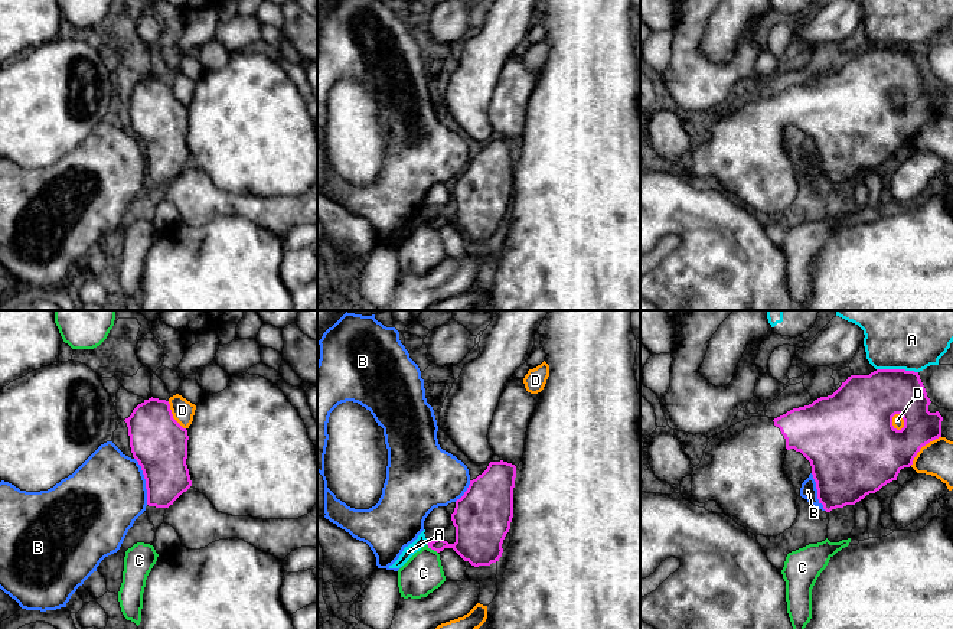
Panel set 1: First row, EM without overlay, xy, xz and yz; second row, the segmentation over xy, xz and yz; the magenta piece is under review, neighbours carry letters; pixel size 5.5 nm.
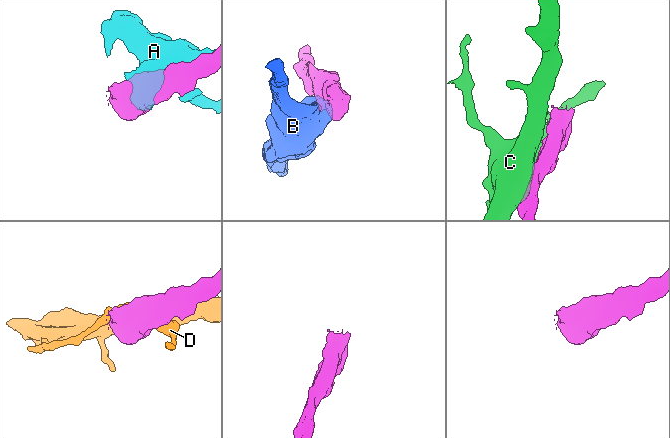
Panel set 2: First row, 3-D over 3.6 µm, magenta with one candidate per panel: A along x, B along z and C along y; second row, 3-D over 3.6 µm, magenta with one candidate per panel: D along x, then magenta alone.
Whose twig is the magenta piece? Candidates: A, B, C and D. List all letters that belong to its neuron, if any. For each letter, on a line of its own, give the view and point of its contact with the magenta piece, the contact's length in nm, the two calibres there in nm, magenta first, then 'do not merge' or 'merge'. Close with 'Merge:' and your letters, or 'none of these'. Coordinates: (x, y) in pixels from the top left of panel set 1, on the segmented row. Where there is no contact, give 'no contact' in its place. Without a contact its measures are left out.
A: yz (897, 370) | 240 nm | 320/480 nm | do not merge
B: xy (146, 481) | 280 nm | 320/440 nm | do not merge
C: xz (433, 548) | 80 nm | 240/220 nm | do not merge
D: yz (904, 421) | 110 nm | 380/60 nm | do not merge
Merge: none of these

